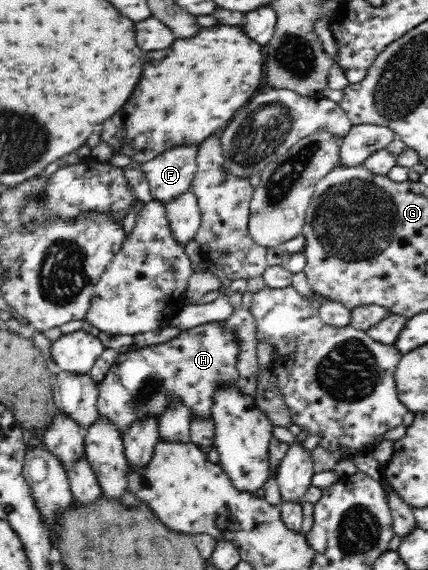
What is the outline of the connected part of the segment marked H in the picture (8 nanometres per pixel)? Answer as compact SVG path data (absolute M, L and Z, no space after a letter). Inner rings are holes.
M221 322L207 323L181 331L167 343L119 354L98 385L99 419L113 423L125 435L133 423L145 419L159 421L169 405L183 402L192 421L211 421L216 391L235 386L239 379L237 362L241 347L235 333L234 328L225 327Z

